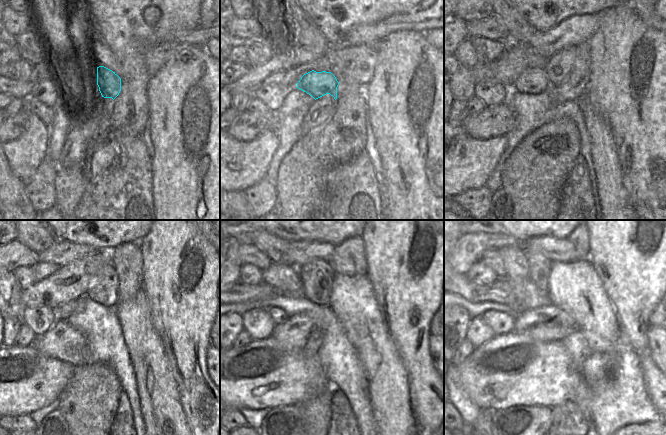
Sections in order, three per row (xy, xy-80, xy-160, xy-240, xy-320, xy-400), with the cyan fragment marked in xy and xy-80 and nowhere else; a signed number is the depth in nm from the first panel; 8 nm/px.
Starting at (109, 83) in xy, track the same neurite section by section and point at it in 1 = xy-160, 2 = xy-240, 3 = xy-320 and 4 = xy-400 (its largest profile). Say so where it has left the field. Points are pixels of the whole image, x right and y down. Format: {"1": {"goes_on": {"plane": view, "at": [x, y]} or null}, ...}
{"1": {"goes_on": {"plane": "xy-160", "at": [534, 81]}}, "2": {"goes_on": {"plane": "xy-240", "at": [61, 313]}}, "3": {"goes_on": {"plane": "xy-320", "at": [279, 316]}}, "4": {"goes_on": {"plane": "xy-400", "at": [501, 323]}}}

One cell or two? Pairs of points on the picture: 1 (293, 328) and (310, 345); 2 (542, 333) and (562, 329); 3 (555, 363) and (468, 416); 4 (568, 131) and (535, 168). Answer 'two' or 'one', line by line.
1: one
2: one
3: two
4: one

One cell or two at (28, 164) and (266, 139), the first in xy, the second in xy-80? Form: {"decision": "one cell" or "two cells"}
{"decision": "one cell"}

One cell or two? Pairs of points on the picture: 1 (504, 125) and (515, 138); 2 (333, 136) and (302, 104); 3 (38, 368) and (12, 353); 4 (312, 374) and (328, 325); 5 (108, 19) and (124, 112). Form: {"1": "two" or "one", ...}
{"1": "two", "2": "two", "3": "one", "4": "two", "5": "one"}

